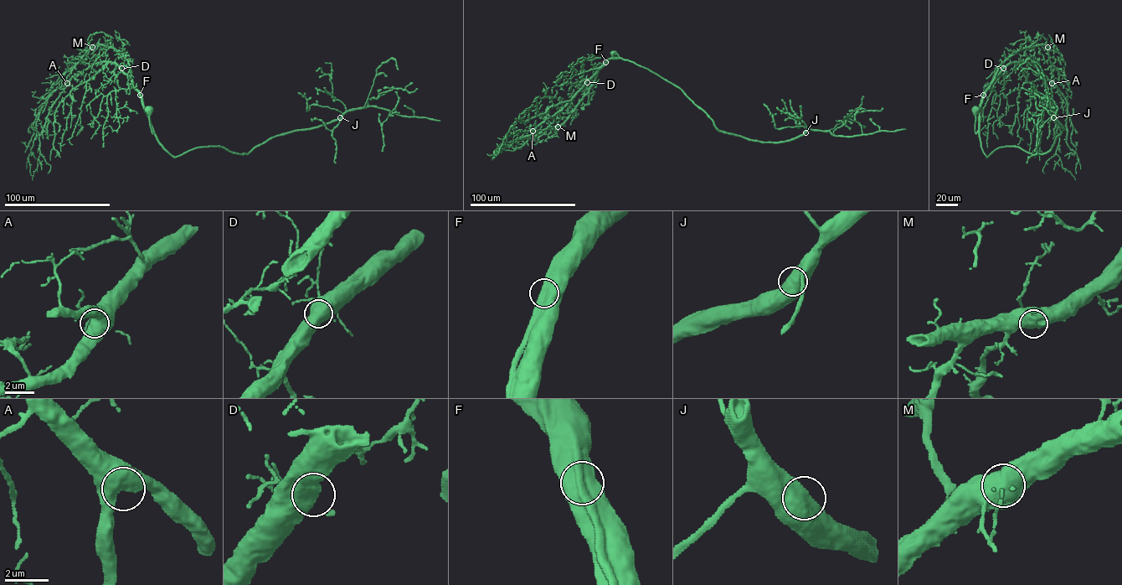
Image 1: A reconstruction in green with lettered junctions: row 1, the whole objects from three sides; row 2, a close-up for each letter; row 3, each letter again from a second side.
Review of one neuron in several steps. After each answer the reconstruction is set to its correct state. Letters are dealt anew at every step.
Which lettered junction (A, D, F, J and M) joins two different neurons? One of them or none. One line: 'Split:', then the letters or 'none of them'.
Split: none of them

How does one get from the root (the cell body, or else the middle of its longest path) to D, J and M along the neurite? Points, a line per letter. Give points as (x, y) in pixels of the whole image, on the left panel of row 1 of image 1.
D: (150, 111), (152, 133), (151, 126), (139, 93), (121, 68)
J: (150, 111), (151, 132), (175, 157), (209, 146), (248, 153), (273, 137), (318, 127), (340, 117)
M: (150, 111), (152, 133), (148, 114), (132, 80), (129, 62), (115, 49), (99, 45), (92, 47)

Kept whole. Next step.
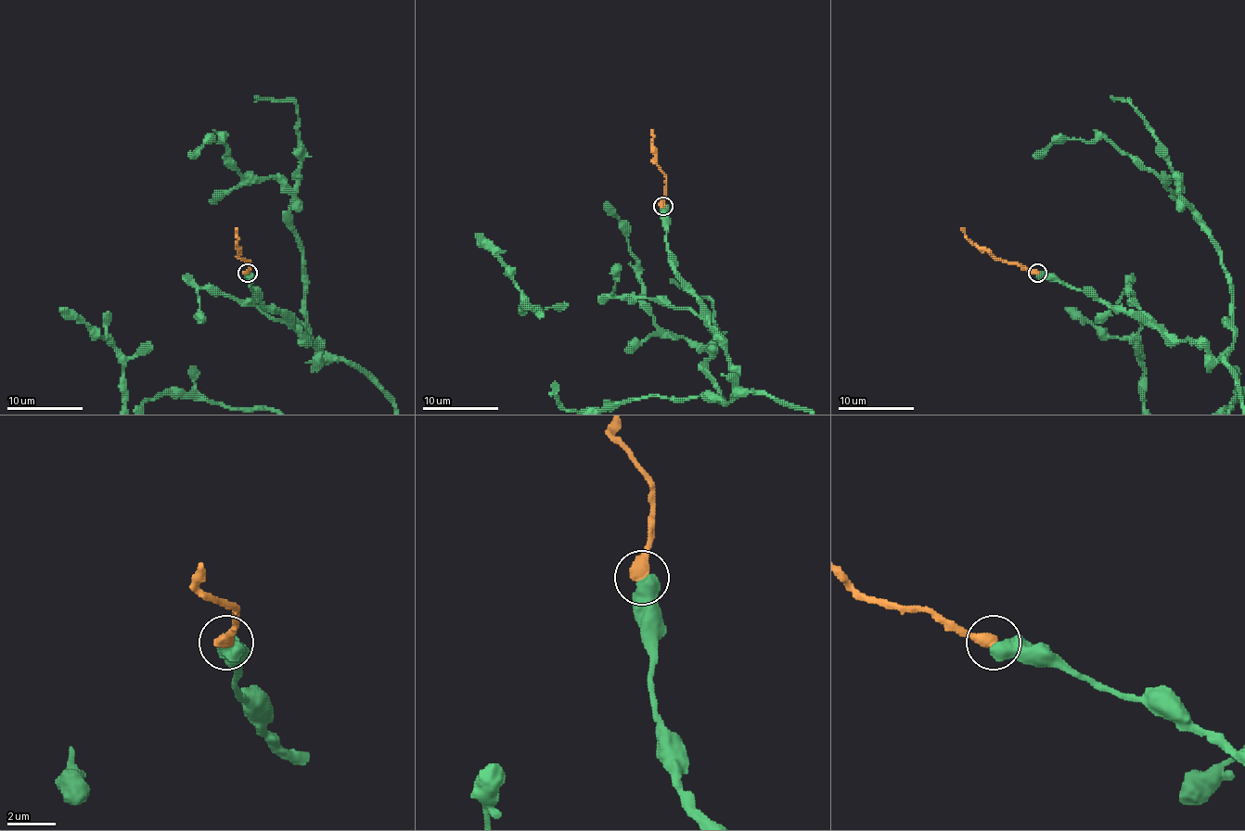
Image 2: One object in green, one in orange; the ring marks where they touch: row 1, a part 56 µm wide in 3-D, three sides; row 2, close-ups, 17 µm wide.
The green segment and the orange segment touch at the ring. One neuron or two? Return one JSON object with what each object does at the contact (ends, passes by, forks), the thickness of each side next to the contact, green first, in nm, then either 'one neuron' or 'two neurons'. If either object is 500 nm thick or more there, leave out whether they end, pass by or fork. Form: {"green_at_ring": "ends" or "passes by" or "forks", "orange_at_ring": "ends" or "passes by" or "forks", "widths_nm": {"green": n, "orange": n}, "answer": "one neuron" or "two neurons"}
{"widths_nm": {"green": 700, "orange": 550}, "answer": "two neurons"}

